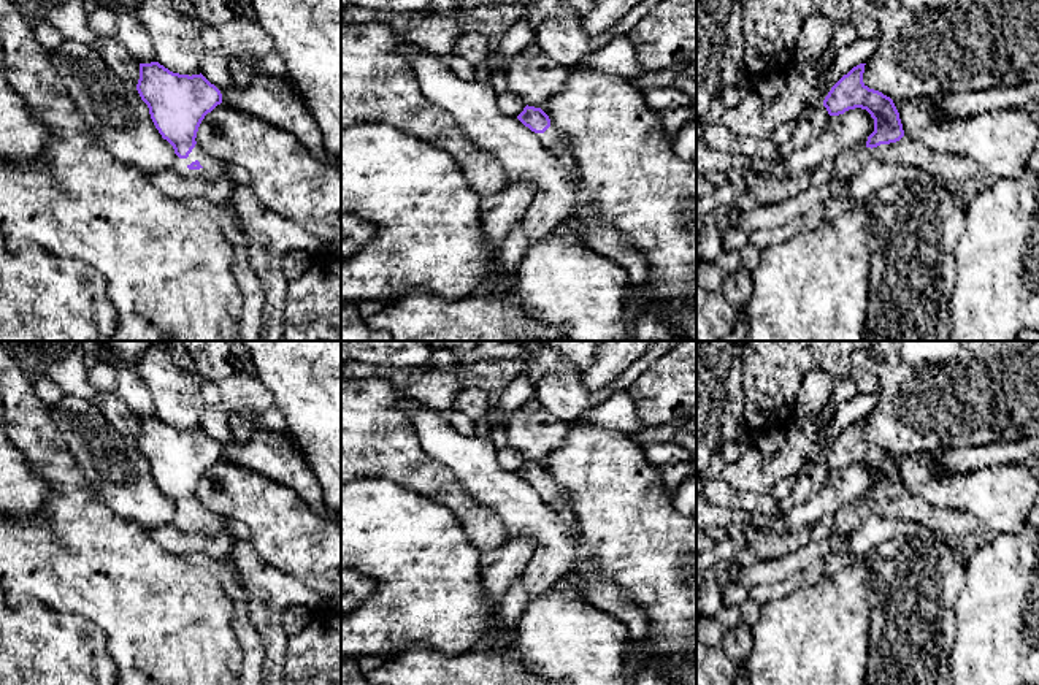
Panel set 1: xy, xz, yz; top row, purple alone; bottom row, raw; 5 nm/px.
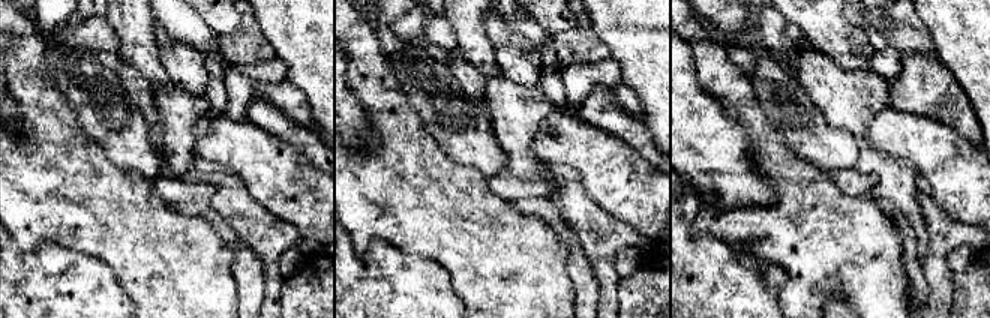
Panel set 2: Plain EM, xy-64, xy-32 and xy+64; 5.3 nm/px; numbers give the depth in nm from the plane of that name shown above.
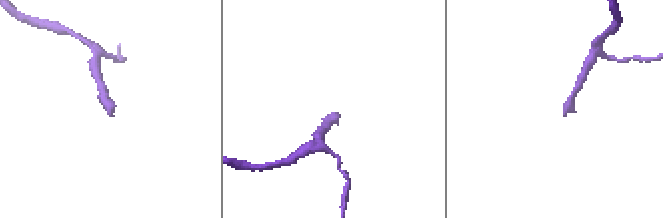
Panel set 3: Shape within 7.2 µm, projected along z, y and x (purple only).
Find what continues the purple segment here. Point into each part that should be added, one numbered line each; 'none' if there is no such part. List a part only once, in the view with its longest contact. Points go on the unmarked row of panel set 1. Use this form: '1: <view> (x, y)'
1: xy (219, 539)

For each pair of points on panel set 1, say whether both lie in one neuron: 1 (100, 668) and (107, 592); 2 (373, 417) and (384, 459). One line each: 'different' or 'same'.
1: different
2: same

